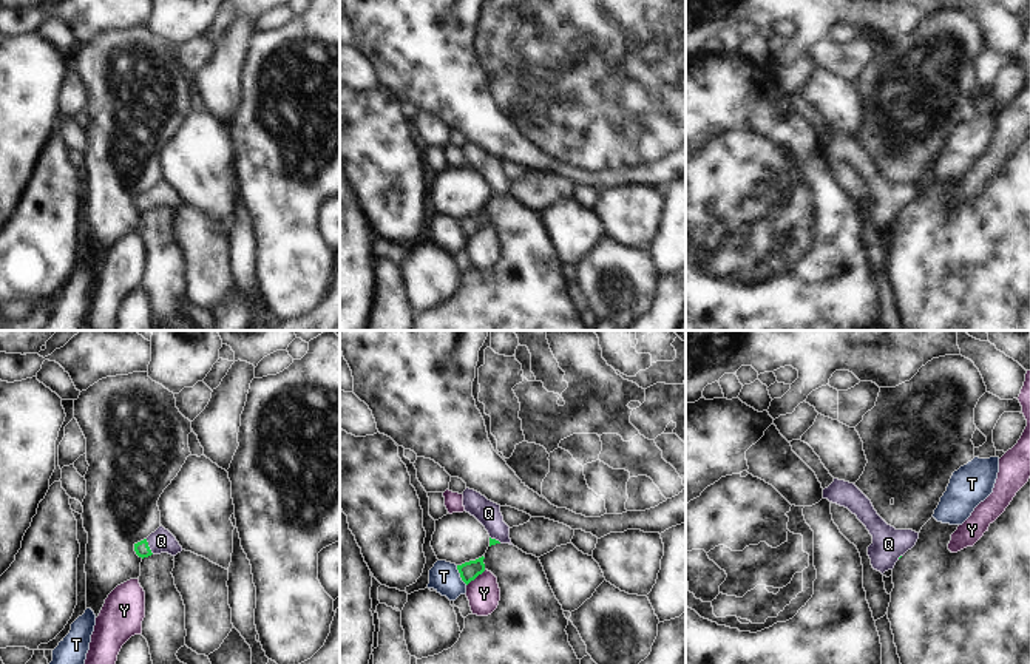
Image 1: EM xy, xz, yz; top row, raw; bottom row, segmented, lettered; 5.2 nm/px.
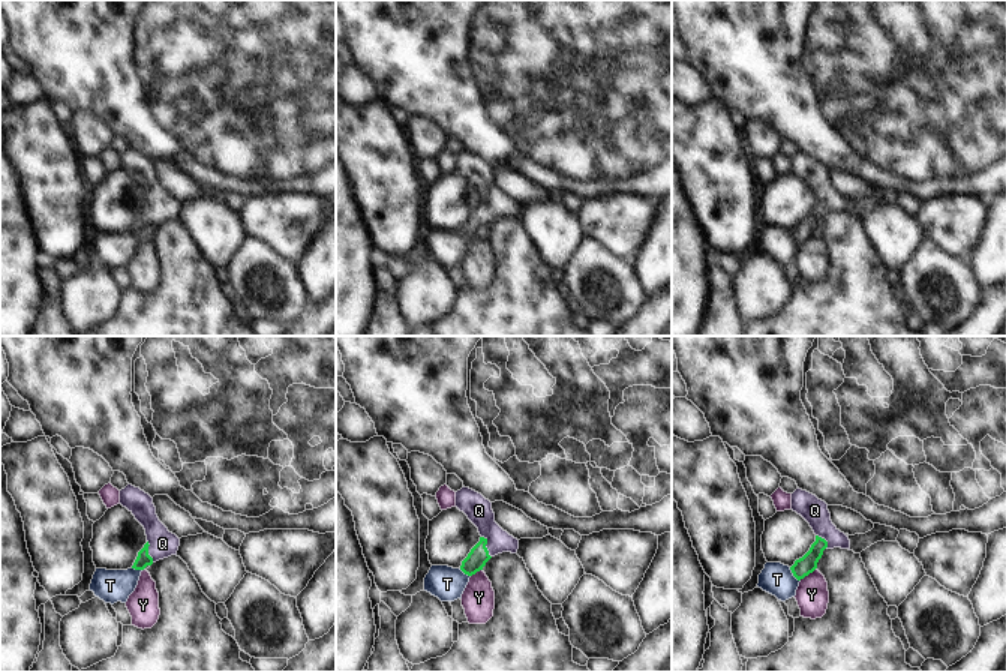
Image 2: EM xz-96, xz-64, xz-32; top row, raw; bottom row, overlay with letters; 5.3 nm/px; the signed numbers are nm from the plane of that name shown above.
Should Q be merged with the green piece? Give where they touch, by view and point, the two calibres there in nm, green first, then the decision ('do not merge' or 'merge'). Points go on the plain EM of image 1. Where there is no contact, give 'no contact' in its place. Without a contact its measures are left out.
xy (149, 201) | 80/120 nm | merge

